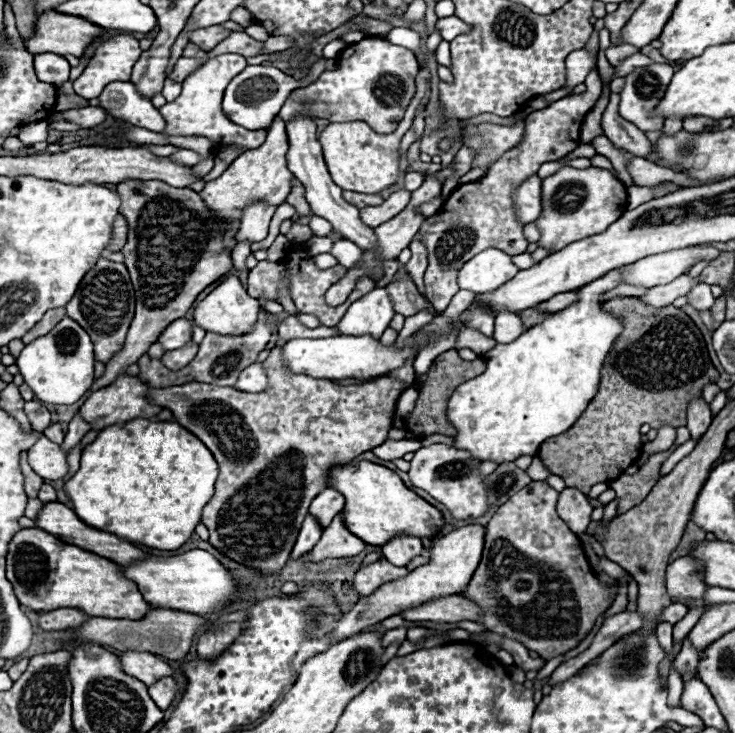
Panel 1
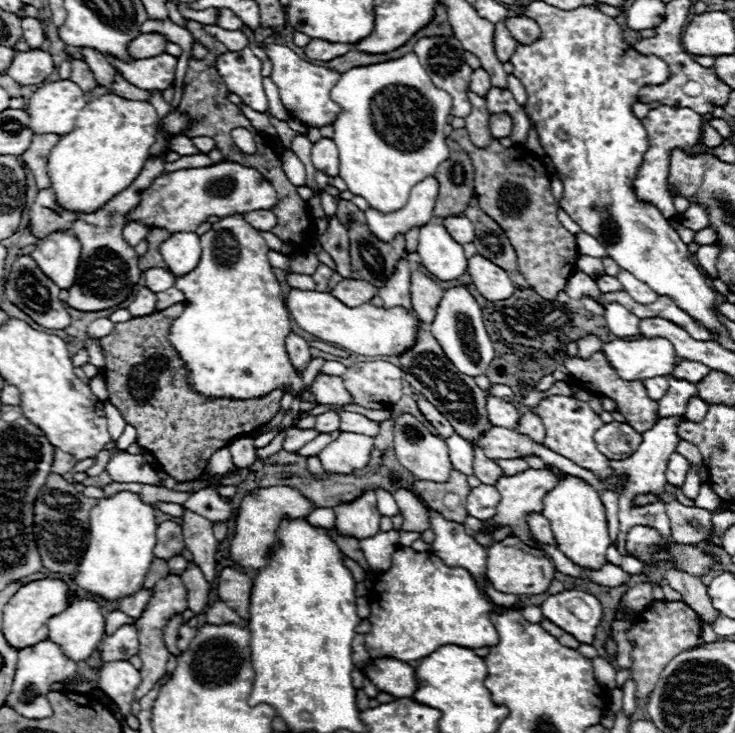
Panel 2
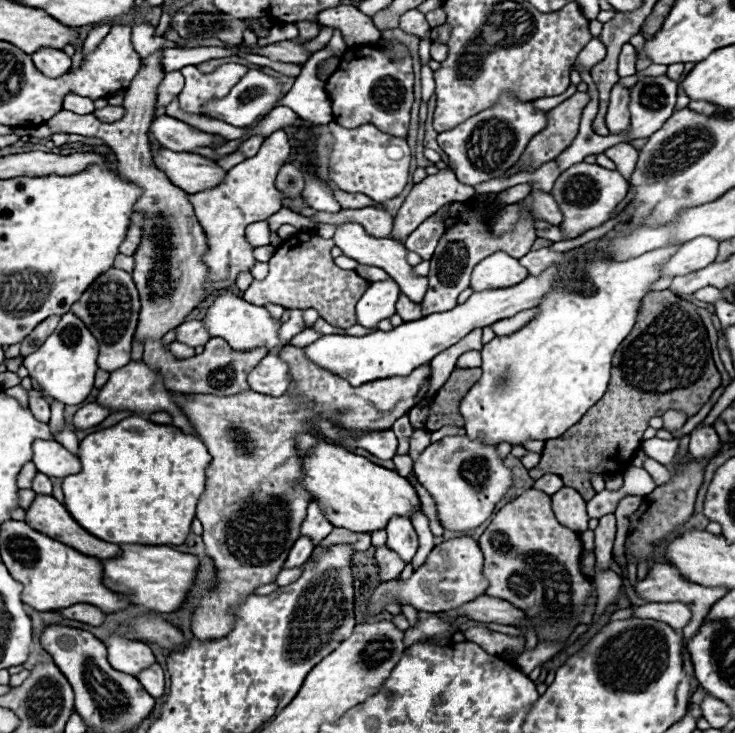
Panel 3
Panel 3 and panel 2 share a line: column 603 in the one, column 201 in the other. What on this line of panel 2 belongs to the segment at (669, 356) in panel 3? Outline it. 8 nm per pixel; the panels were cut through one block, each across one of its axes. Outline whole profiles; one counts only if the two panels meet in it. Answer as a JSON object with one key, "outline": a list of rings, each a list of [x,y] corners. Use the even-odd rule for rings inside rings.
{"outline":[[[176,304],[172,308],[166,308],[164,312],[132,318],[128,322],[118,322],[114,330],[102,338],[102,348],[106,356],[104,380],[108,386],[108,400],[120,410],[126,424],[138,430],[138,444],[152,452],[160,468],[178,482],[190,482],[202,476],[206,468],[204,464],[218,448],[224,448],[232,438],[254,432],[258,426],[272,420],[276,410],[280,408],[282,392],[274,390],[272,394],[258,400],[206,400],[192,392],[186,382],[186,368],[174,348],[170,348],[168,344],[168,328],[182,310],[184,306]]]}

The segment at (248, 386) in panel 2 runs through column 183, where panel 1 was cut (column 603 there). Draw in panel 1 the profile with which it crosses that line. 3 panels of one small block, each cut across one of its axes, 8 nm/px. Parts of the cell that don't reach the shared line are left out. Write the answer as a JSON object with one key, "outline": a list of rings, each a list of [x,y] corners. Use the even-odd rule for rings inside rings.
{"outline":[[[616,270],[606,276],[582,286],[576,290],[580,300],[560,312],[550,314],[542,324],[530,328],[520,338],[510,344],[496,344],[490,352],[484,354],[488,368],[484,374],[462,382],[448,400],[446,418],[456,428],[454,448],[466,450],[474,460],[486,462],[492,460],[496,464],[514,462],[518,456],[536,456],[540,444],[546,438],[558,436],[566,432],[586,410],[588,400],[592,400],[598,384],[600,384],[600,364],[612,346],[612,340],[622,332],[620,320],[608,316],[600,310],[600,292],[608,292],[608,288],[616,288],[622,284],[620,274]]]}

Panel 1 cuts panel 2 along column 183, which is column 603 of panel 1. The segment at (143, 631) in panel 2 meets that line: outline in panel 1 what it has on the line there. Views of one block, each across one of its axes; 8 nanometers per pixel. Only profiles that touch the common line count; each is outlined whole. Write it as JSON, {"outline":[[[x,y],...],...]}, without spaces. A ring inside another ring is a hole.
{"outline":[[[534,480],[516,492],[516,496],[512,496],[502,508],[498,508],[486,526],[482,560],[466,590],[460,592],[460,596],[472,600],[480,608],[482,614],[476,620],[478,624],[486,626],[488,632],[520,640],[528,650],[538,652],[544,660],[552,660],[576,648],[596,624],[598,616],[612,606],[620,590],[620,584],[608,586],[590,572],[582,542],[556,514],[556,500],[558,492],[552,486]]]}

